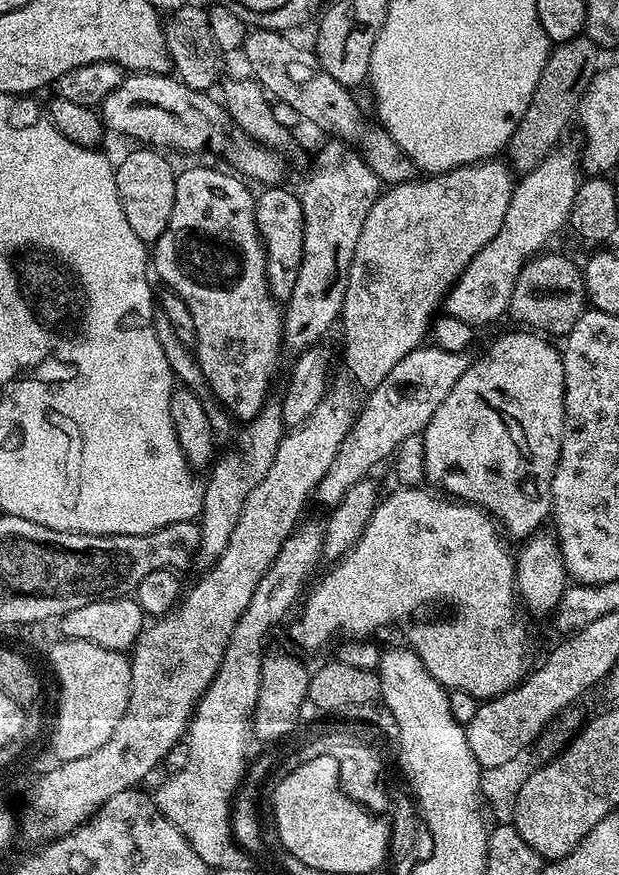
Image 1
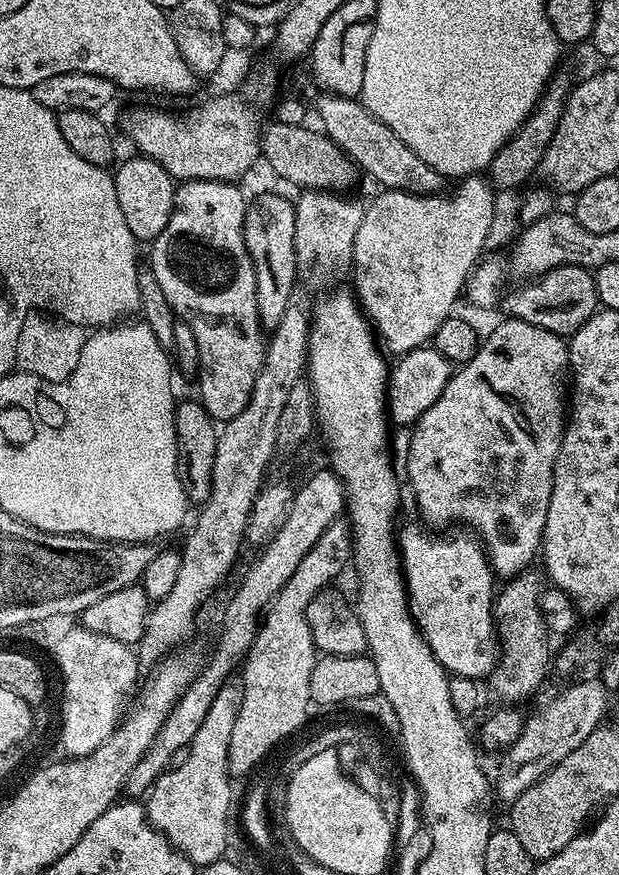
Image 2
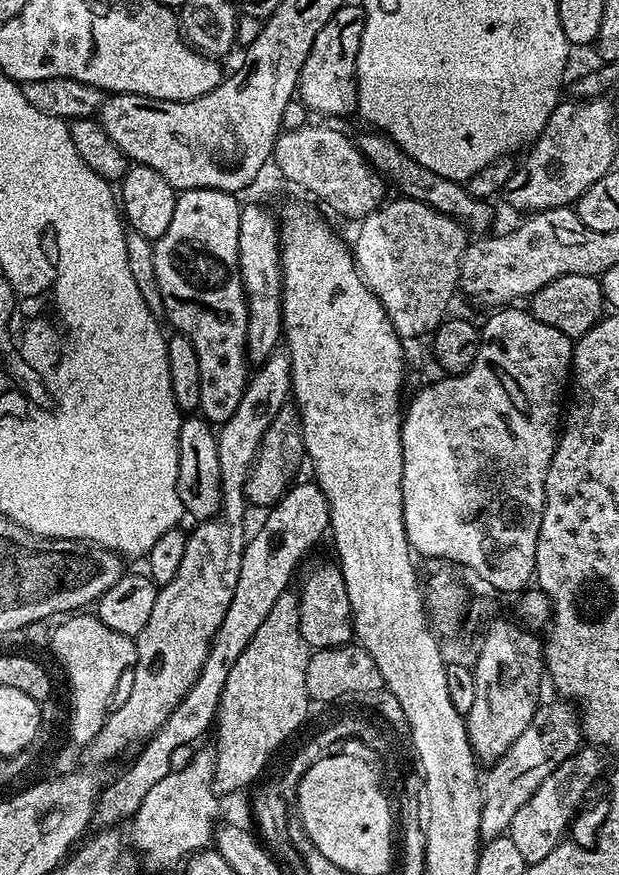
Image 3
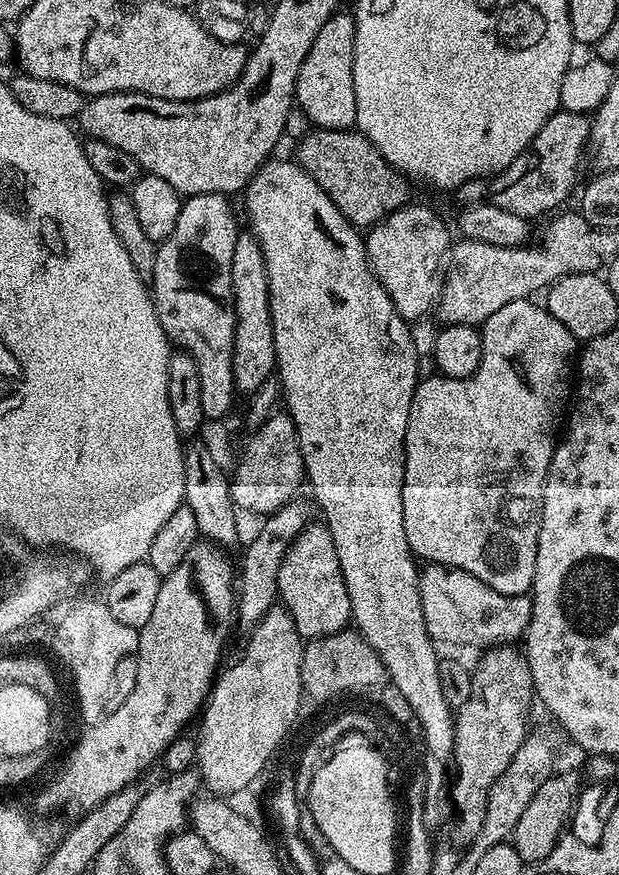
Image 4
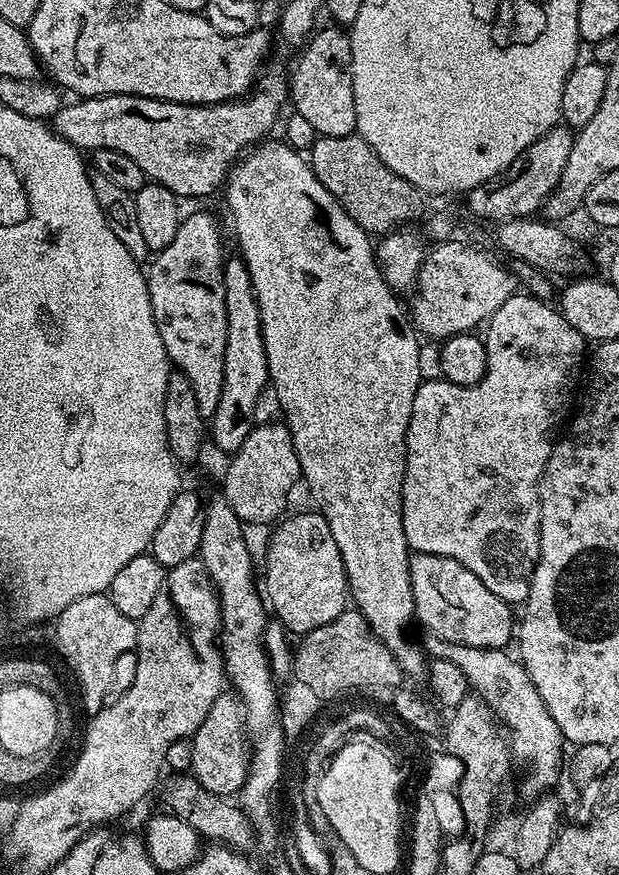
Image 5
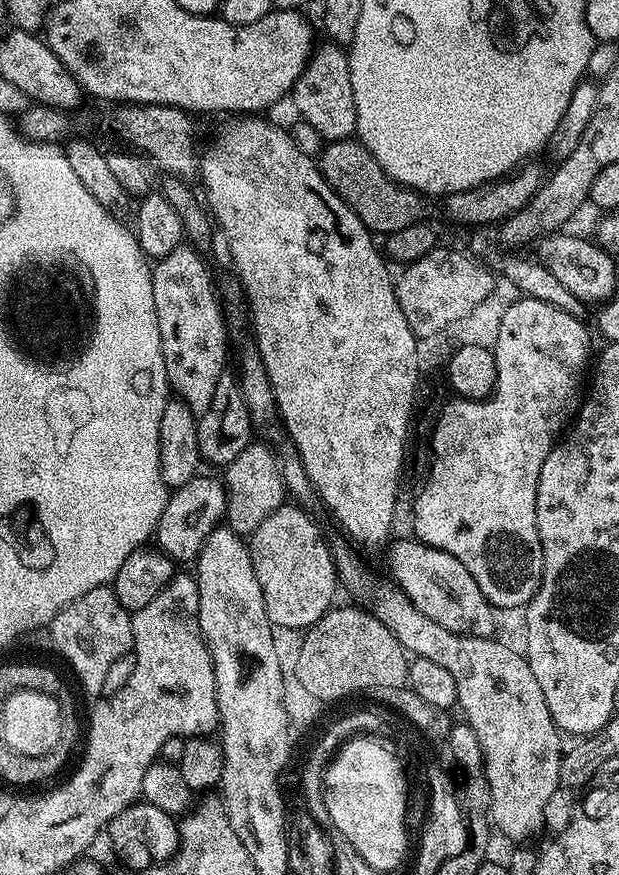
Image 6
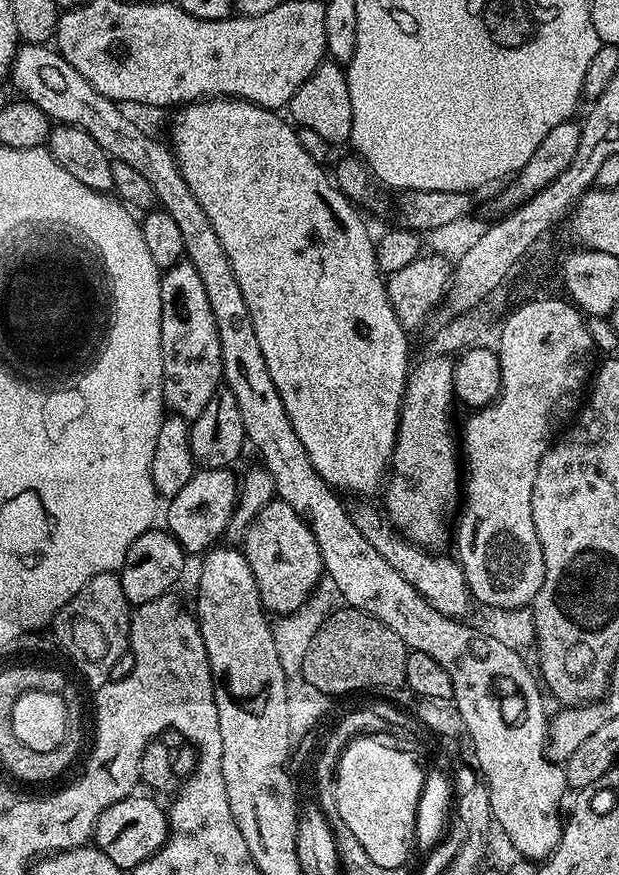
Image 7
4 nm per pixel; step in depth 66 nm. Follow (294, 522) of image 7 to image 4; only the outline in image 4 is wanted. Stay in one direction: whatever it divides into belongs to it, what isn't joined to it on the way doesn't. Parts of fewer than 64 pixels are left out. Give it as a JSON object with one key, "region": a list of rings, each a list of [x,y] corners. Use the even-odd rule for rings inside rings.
{"region":[[[320,522],[309,523],[292,540],[282,566],[279,567],[276,589],[277,597],[288,609],[301,639],[329,636],[343,631],[349,625],[352,615],[349,591],[346,590],[337,547],[334,546],[333,536],[327,525]]]}

